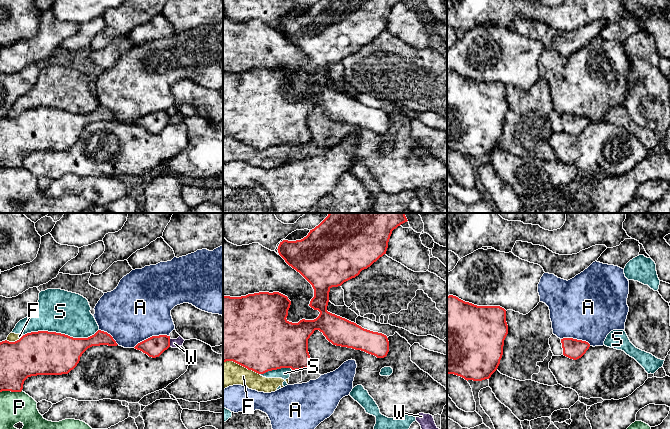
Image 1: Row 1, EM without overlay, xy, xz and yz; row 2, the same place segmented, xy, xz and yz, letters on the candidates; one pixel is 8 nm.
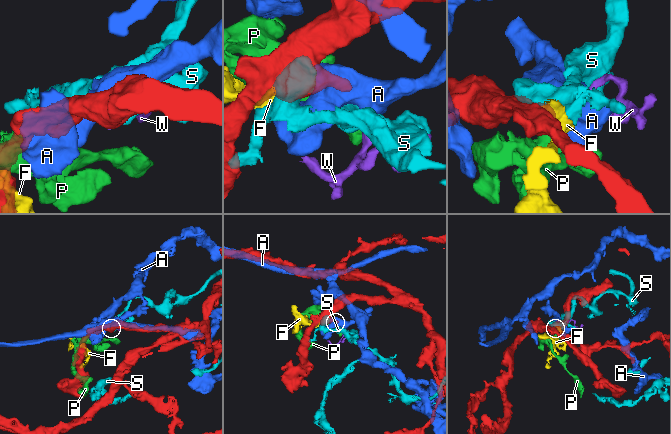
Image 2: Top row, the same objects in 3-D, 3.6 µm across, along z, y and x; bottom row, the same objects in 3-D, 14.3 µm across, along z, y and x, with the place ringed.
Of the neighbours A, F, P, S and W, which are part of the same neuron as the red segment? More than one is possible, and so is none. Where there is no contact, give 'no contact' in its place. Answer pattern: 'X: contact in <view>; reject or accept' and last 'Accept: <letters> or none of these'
A: contact in xy; reject
F: contact in xz; reject
P: contact in xy; reject
S: contact in xy; reject
W: contact in xy; reject
Accept: none of these

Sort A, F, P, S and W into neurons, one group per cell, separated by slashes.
A / F S / P / W

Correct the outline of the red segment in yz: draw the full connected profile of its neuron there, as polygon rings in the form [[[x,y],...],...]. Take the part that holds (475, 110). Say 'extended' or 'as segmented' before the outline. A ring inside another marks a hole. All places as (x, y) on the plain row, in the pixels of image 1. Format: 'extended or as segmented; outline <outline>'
as segmented; outline [[[453,71],[447,72],[447,150],[467,157],[489,155],[500,140],[507,110],[504,84],[477,82]]]

